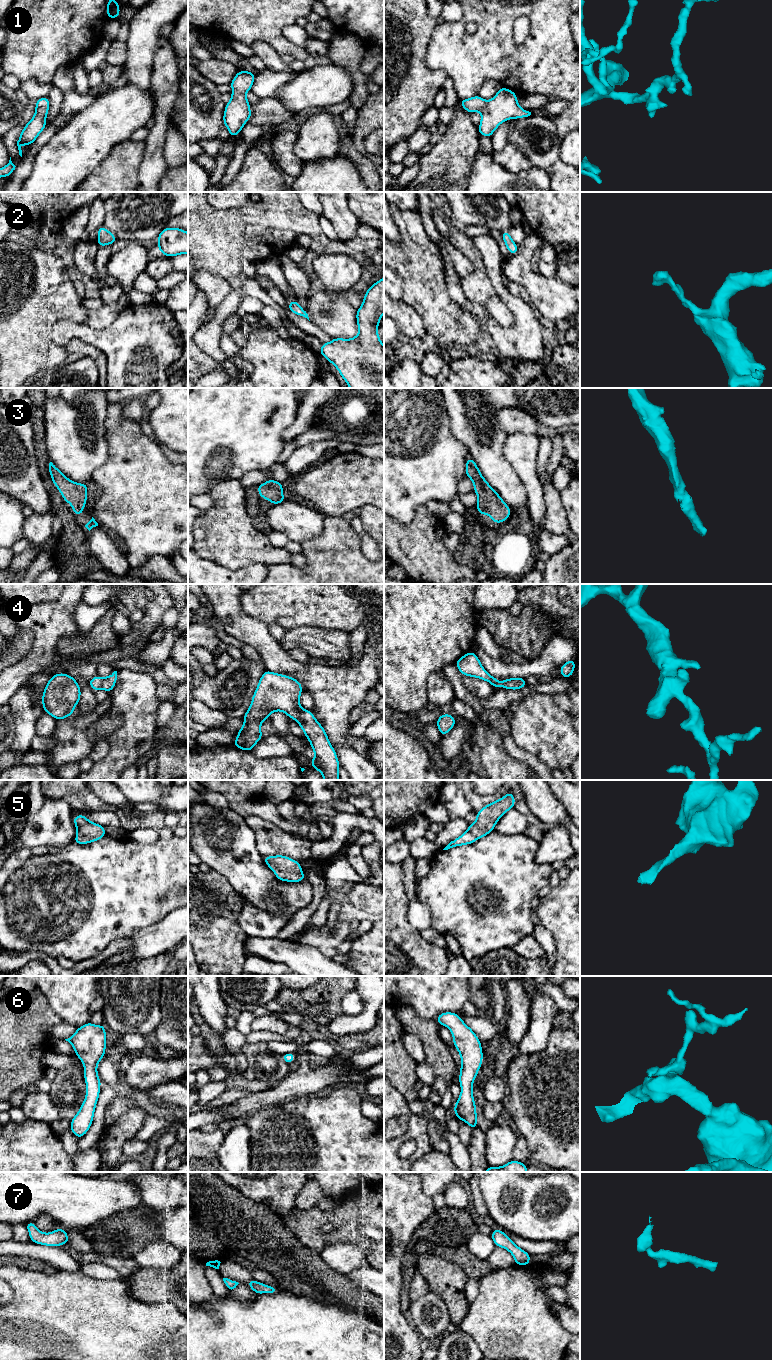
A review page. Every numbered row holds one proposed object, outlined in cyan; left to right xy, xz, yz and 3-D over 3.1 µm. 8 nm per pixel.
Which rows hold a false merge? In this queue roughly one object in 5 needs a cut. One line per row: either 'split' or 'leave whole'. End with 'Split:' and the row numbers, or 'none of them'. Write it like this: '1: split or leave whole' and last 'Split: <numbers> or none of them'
1: leave whole
2: leave whole
3: leave whole
4: leave whole
5: leave whole
6: leave whole
7: leave whole
Split: none of them

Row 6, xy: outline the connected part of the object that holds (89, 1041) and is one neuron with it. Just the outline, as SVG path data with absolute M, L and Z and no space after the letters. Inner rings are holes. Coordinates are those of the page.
M87 1022L78 1027L76 1032L68 1039L74 1048L75 1055L84 1065L84 1080L87 1085L85 1099L78 1113L70 1121L70 1129L77 1137L83 1137L90 1129L97 1101L102 1085L97 1067L99 1061L105 1057L106 1050L106 1031L105 1025L94 1025Z

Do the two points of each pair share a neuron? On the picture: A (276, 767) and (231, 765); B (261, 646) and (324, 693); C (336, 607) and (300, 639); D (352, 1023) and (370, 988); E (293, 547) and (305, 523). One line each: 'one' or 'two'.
A: one
B: one
C: two
D: one
E: two

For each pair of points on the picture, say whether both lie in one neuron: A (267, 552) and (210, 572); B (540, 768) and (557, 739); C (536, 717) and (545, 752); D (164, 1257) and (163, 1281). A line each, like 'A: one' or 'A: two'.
A: two
B: two
C: one
D: two

